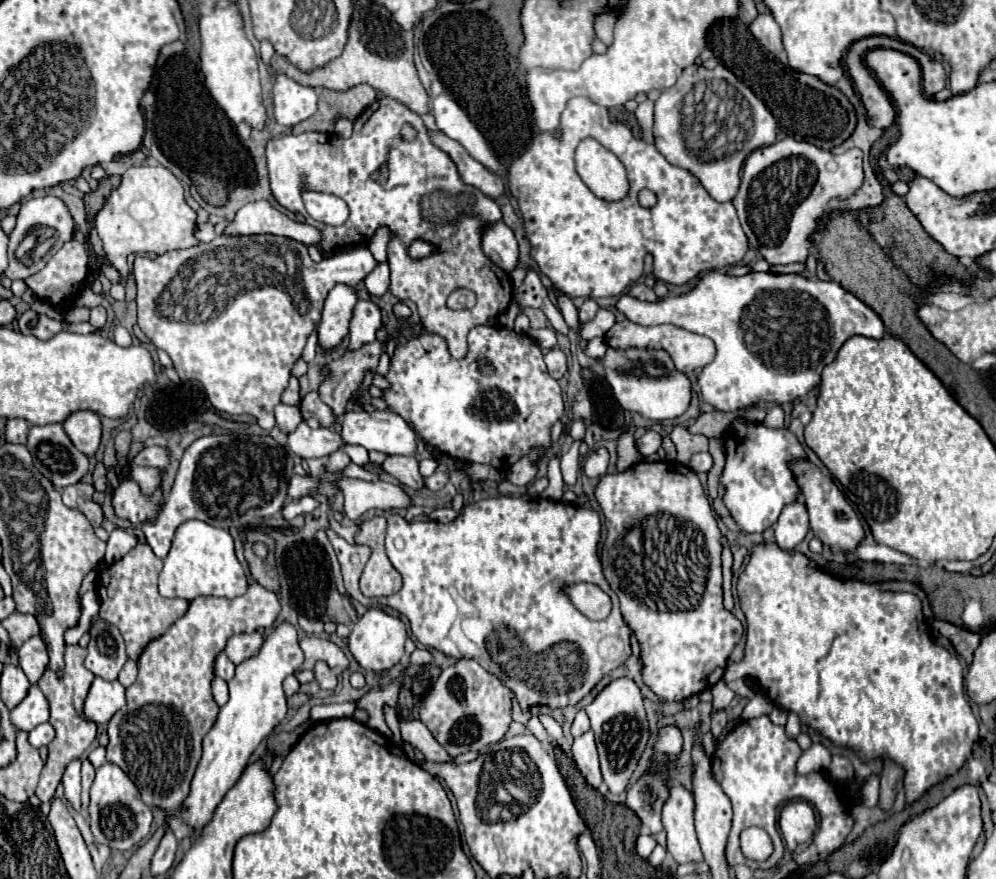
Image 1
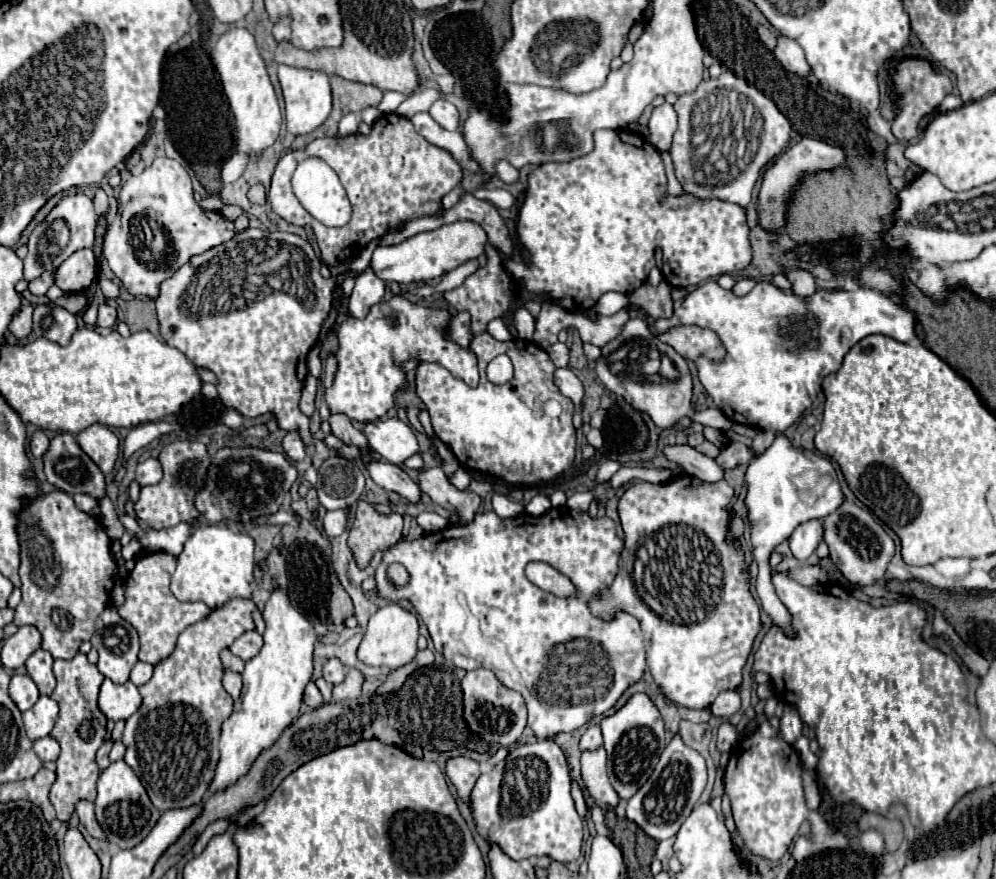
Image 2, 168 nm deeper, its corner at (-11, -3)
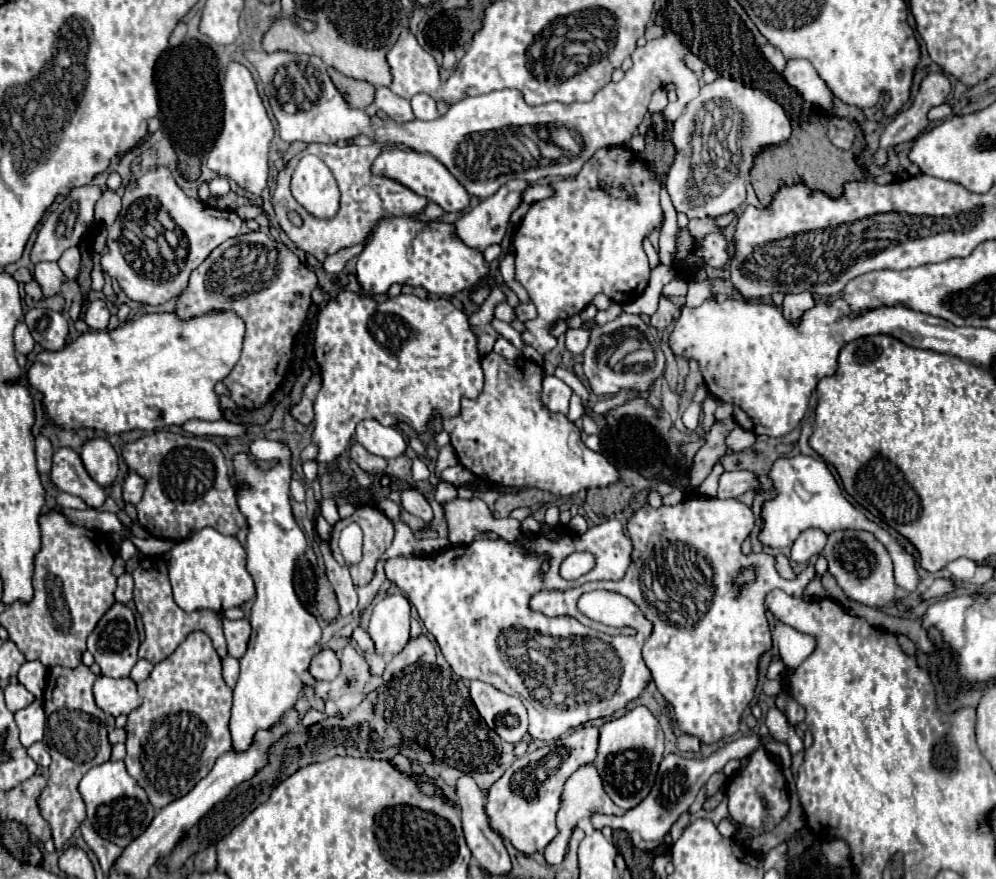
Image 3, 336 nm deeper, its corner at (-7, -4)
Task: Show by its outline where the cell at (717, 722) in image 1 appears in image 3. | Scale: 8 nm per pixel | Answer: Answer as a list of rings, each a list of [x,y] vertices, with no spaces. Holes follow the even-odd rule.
[[[680,734],[676,738],[676,748],[680,752],[698,752],[700,750],[700,742],[694,738],[694,736],[688,736],[688,734]]]

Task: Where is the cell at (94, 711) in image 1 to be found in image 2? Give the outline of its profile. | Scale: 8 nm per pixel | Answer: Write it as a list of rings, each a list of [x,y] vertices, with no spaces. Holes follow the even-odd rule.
[[[104,679],[100,687],[98,707],[106,715],[106,719],[120,721],[134,715],[140,707],[142,699],[138,693],[138,687],[132,681],[126,681],[124,685],[116,685],[110,679]]]

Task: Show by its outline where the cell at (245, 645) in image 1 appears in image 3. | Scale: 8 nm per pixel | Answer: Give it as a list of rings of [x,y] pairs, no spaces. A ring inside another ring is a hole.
[[[224,618],[224,636],[228,640],[228,654],[234,658],[242,658],[248,646],[248,636],[250,636],[248,620],[226,620]]]

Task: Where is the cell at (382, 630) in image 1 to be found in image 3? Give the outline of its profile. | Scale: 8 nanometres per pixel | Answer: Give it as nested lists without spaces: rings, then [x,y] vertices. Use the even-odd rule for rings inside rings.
[[[402,592],[380,600],[370,616],[368,634],[378,654],[398,654],[410,640],[410,602]]]

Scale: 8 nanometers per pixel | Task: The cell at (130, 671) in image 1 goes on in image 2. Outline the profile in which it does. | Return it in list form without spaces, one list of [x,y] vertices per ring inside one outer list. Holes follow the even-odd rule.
[[[138,661],[138,663],[134,665],[132,673],[130,673],[130,681],[132,681],[134,685],[144,685],[146,681],[150,681],[152,671],[154,671],[154,667],[152,667],[150,663],[142,663],[142,661]]]

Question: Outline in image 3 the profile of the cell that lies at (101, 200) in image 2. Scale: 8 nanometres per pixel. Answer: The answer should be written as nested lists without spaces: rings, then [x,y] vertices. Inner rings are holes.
[[[106,190],[102,194],[102,198],[96,204],[96,224],[104,224],[104,226],[112,226],[116,216],[120,214],[120,194]]]

